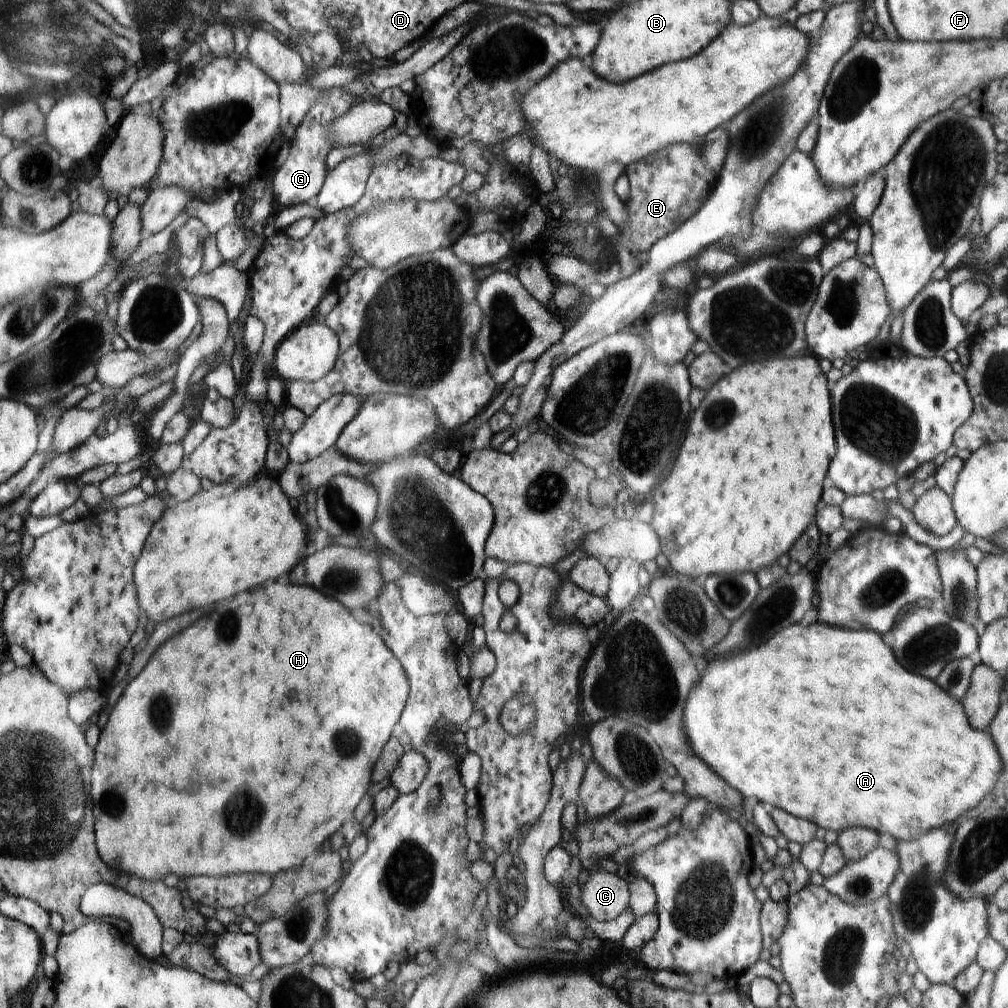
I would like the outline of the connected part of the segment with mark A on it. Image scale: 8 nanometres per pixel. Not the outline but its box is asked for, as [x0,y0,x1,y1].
[682,624,1004,840]

